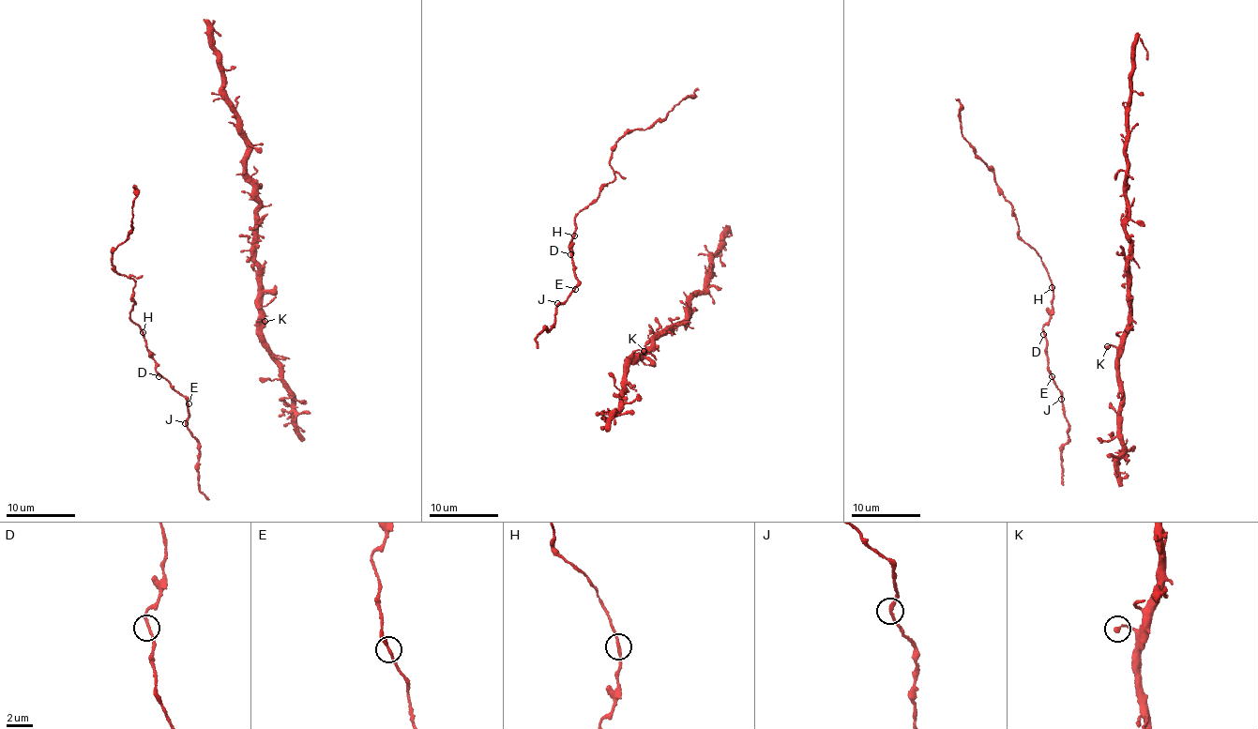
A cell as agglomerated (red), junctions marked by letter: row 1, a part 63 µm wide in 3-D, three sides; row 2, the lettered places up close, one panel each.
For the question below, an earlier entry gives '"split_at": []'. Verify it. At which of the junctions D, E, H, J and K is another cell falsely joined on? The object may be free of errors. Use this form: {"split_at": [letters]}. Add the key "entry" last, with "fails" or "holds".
{"split_at": [], "entry": "holds"}

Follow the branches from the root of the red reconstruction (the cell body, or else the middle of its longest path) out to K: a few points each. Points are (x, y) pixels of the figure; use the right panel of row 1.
K: (1111, 404), (1119, 412), (1118, 354), (1111, 344), (1107, 346)

